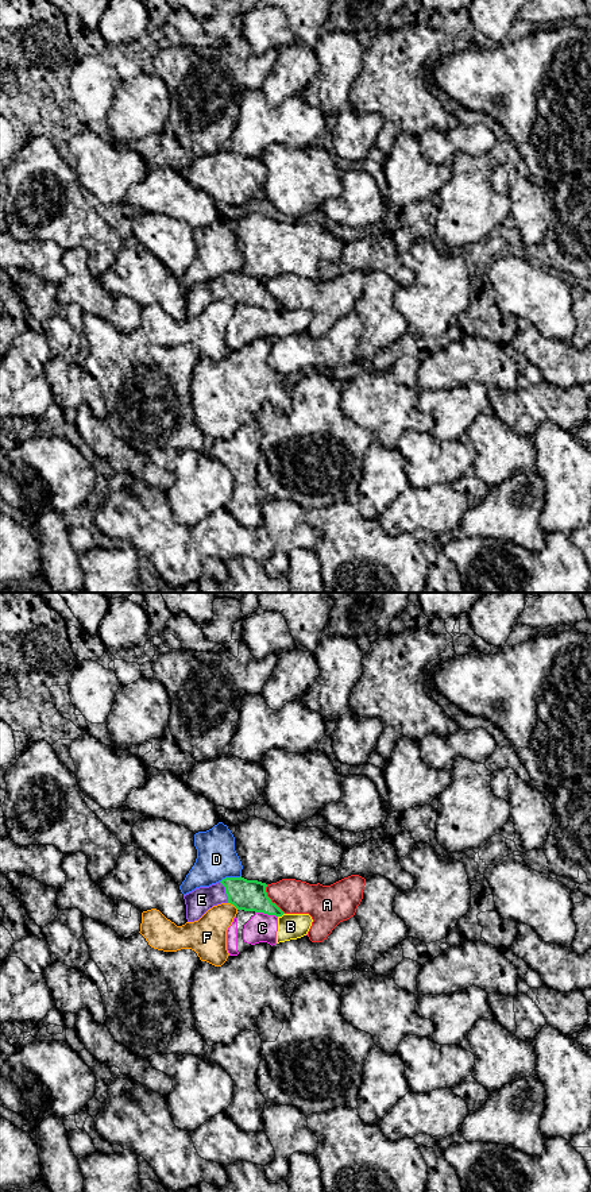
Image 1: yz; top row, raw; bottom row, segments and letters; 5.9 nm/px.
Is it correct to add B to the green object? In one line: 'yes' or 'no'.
no

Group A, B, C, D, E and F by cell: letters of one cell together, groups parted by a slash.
A / B C / D / E / F

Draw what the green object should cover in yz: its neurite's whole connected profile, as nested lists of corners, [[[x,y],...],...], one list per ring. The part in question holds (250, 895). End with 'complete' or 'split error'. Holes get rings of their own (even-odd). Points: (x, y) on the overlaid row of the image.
[[[225,877],[209,887],[200,887],[184,895],[188,922],[198,921],[209,909],[231,903],[237,910],[282,917],[285,913],[271,902],[266,883],[244,877]]]; split error

